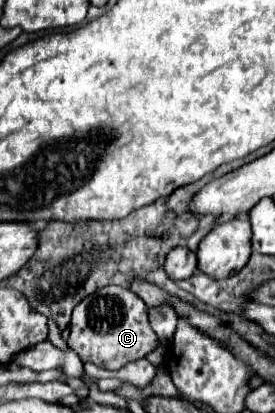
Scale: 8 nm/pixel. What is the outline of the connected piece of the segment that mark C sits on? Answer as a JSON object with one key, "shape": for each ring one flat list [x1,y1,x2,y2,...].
{"shape":[[102,287,88,295,72,311,68,347,80,355,82,361,92,361,104,369,120,369,130,361,142,359,158,343,156,333,148,325,146,303,126,287]]}

